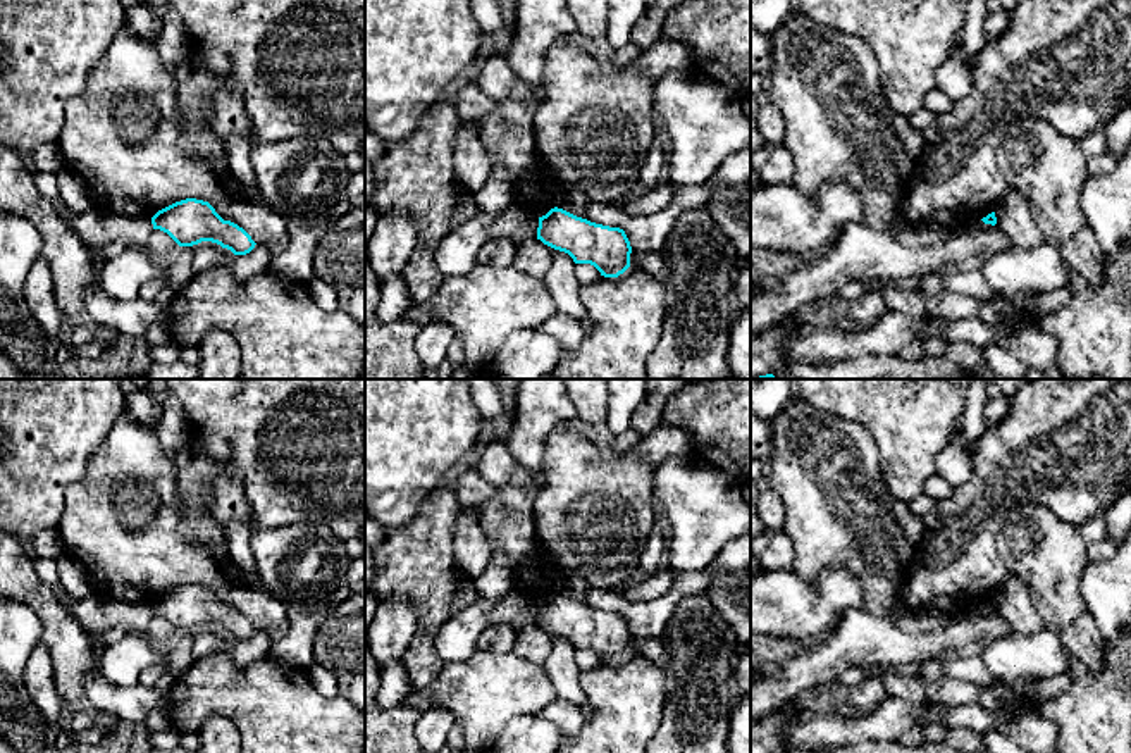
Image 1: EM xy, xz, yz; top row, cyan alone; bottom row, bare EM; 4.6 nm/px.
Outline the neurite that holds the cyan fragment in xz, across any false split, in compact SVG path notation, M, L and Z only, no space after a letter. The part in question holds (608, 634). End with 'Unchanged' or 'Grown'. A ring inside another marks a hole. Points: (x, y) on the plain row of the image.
M551 594L539 603L537 625L568 639L575 650L590 650L604 663L618 663L630 653L632 632L623 615Z. Unchanged

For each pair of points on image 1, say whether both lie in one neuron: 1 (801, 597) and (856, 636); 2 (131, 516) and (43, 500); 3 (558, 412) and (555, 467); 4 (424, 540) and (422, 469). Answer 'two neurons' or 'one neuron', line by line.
1: two neurons
2: two neurons
3: two neurons
4: two neurons

